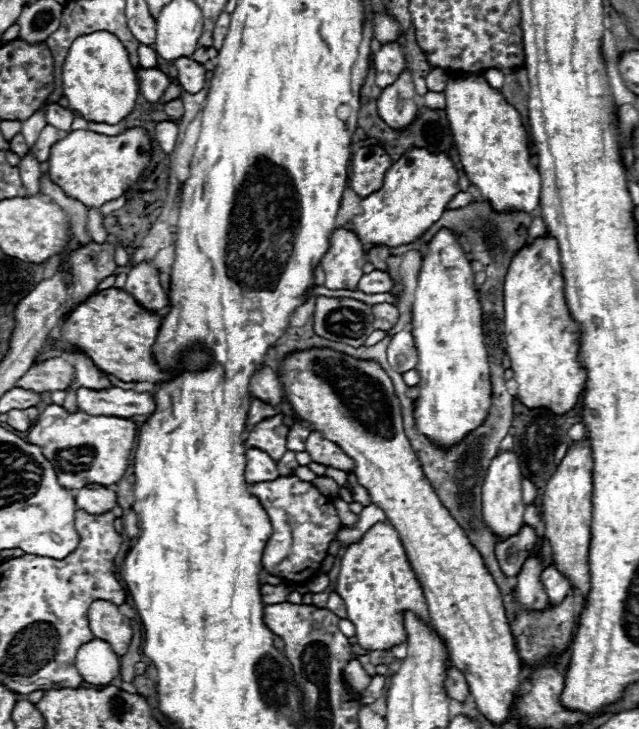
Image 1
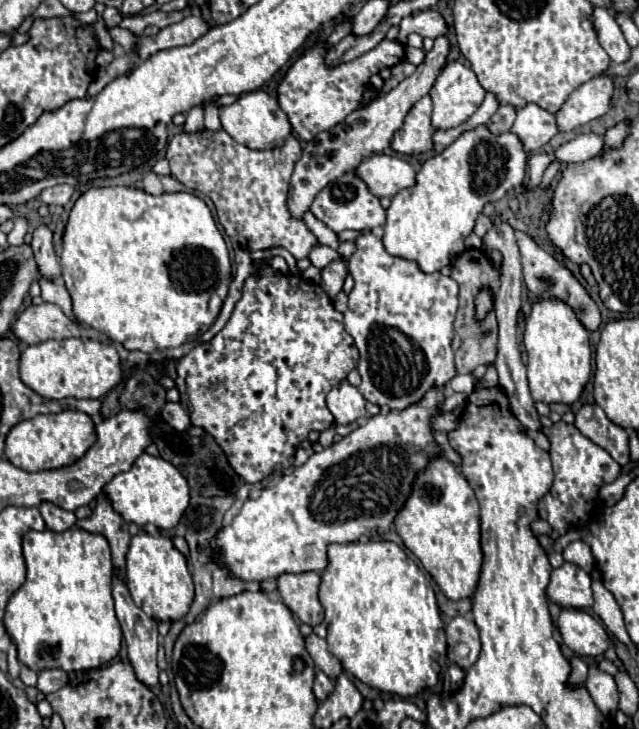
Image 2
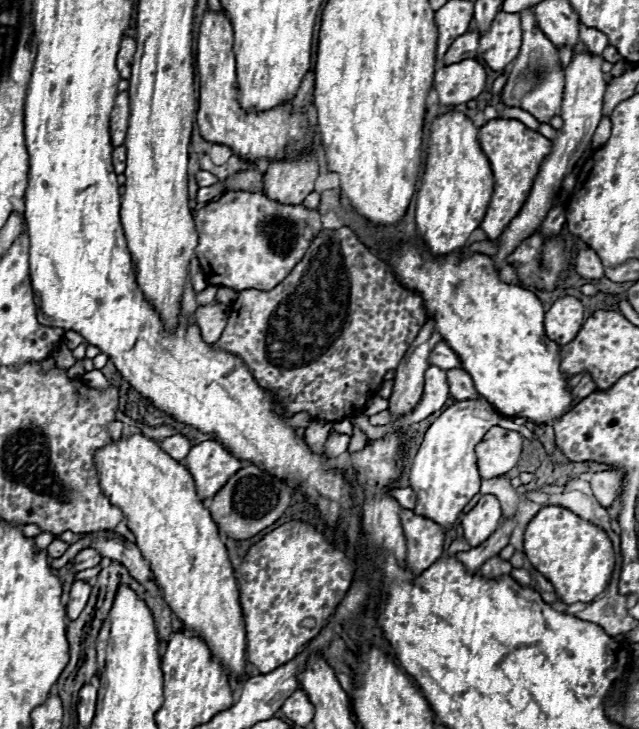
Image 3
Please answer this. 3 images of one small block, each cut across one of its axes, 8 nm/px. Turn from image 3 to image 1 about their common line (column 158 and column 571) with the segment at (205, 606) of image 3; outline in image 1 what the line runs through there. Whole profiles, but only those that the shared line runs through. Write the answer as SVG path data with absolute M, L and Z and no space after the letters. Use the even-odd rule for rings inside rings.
M590 442L574 444L568 448L566 456L552 474L544 496L542 496L542 520L544 538L548 538L552 548L552 560L560 574L566 574L570 586L580 590L582 598L590 592L590 570L588 570L588 550L590 550L590 522L592 522L592 452Z

